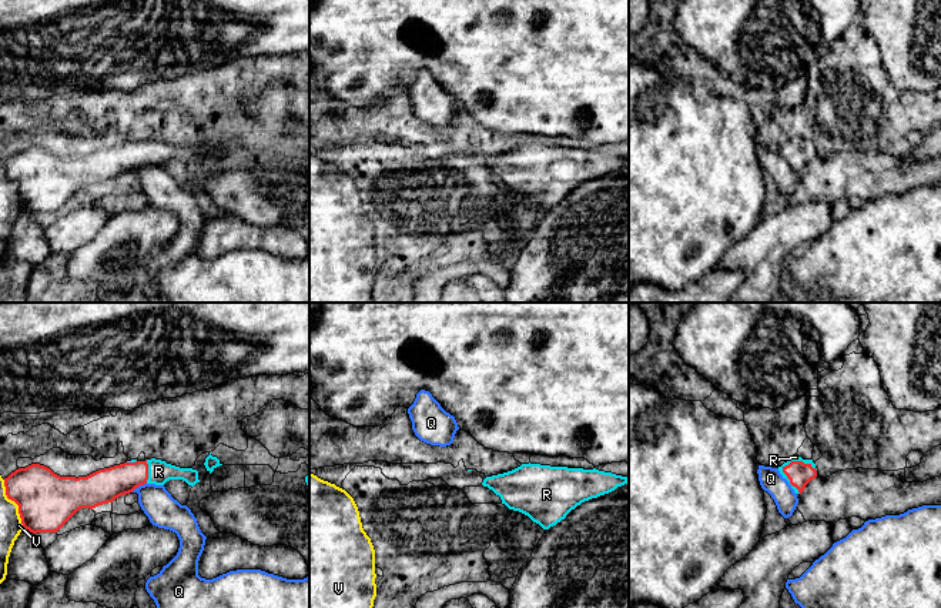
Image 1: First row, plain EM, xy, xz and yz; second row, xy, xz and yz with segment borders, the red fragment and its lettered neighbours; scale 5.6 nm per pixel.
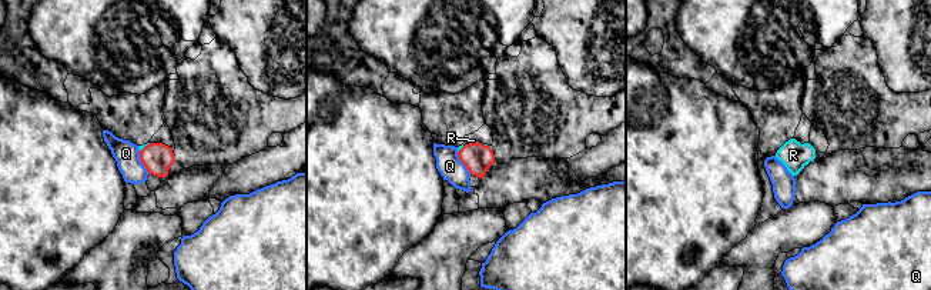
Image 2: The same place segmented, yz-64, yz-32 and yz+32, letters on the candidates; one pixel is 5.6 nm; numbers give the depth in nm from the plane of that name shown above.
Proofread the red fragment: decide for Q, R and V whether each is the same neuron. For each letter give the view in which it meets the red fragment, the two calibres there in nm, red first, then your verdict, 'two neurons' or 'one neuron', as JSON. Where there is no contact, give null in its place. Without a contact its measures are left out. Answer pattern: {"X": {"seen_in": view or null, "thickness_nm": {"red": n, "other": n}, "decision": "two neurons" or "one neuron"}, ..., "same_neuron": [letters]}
{"Q": {"seen_in": "xy", "thickness_nm": {"red": 190, "other": 190}, "decision": "two neurons"}, "R": {"seen_in": "yz", "thickness_nm": {"red": 140, "other": 30}, "decision": "one neuron"}, "V": {"seen_in": "xy", "thickness_nm": {"red": 320, "other": 130}, "decision": "two neurons"}, "same_neuron": ["R"]}

